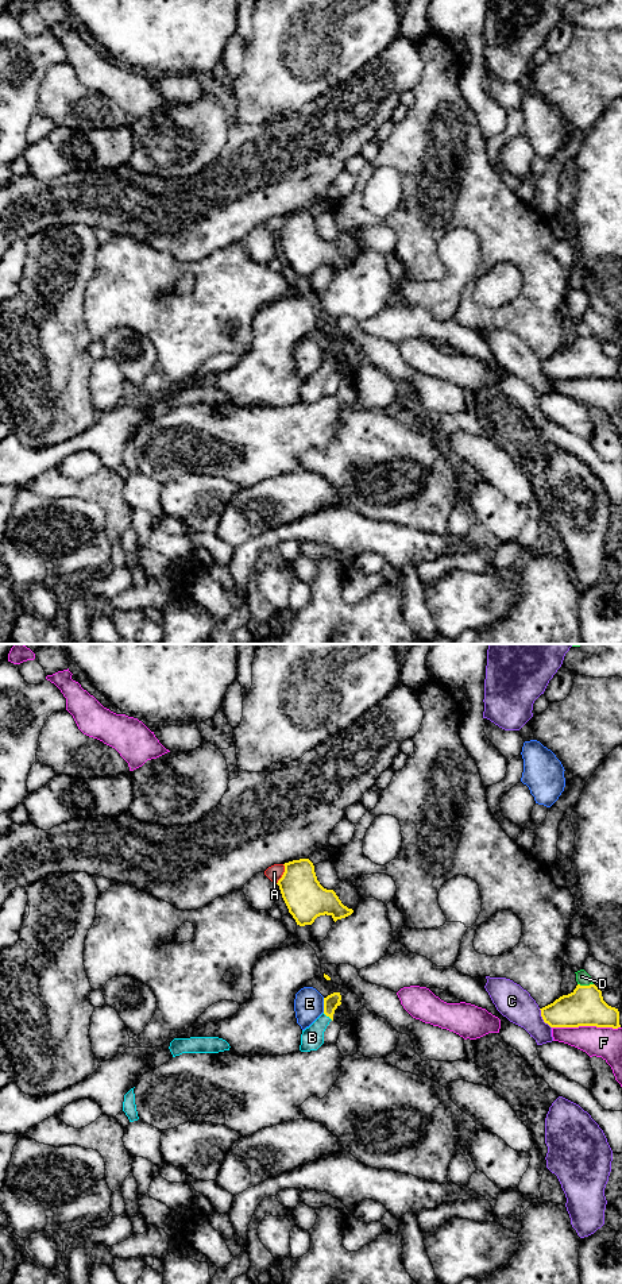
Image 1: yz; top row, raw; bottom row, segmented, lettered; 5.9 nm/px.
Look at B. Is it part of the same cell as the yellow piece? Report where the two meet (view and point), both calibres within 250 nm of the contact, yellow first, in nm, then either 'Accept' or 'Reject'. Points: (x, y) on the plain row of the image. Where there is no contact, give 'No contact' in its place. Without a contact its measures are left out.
Touches yellow at yz (328, 367). Thickness 90 nm (yellow) against 140 nm. Accept

